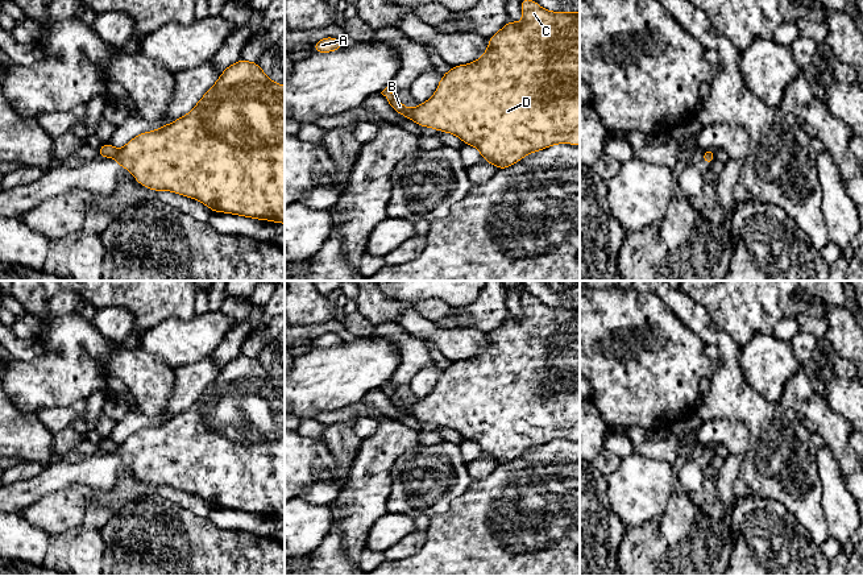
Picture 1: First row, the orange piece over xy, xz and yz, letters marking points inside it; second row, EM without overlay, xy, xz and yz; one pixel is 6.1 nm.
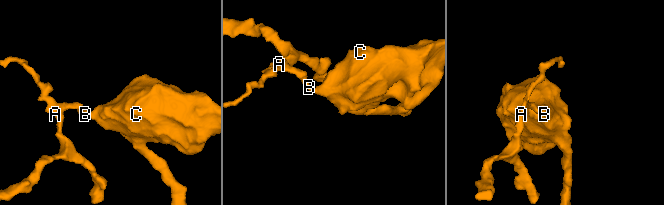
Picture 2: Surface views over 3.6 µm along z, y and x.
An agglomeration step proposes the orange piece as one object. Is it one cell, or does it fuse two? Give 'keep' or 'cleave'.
cleave

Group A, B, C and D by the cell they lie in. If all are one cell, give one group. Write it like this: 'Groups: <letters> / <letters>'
Groups: A B / C D

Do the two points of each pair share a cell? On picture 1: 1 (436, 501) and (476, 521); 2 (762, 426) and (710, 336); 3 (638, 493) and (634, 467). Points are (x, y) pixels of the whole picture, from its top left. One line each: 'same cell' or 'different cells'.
1: different cells
2: same cell
3: same cell

